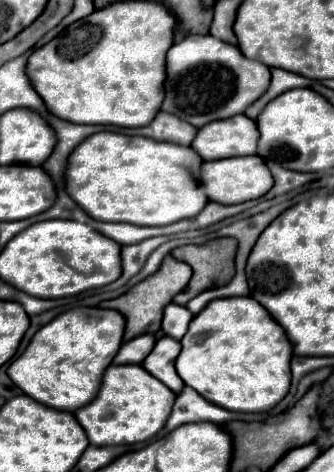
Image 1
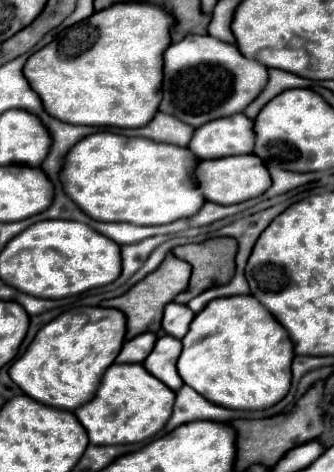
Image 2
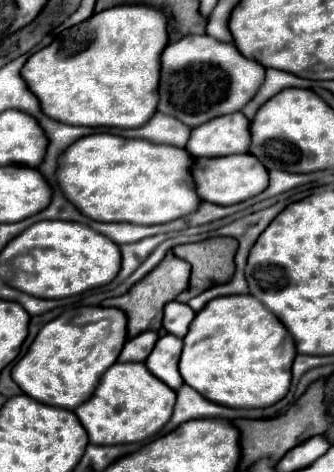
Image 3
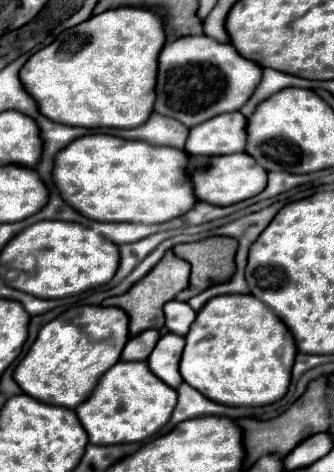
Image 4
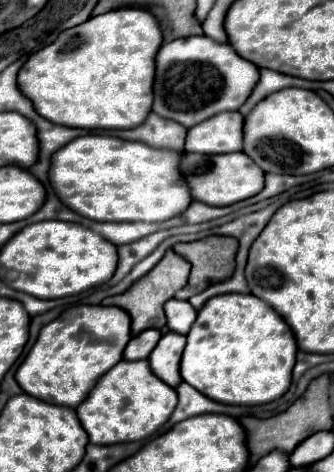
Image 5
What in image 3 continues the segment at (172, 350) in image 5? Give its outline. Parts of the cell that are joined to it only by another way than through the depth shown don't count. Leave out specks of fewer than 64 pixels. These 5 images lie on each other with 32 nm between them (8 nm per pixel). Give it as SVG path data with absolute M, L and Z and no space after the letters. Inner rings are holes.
M164 334L152 354L148 356L148 360L144 362L146 368L156 376L160 378L164 384L168 384L172 390L178 390L184 380L178 372L178 360L180 360L180 352L182 352L182 340L172 336L172 334Z

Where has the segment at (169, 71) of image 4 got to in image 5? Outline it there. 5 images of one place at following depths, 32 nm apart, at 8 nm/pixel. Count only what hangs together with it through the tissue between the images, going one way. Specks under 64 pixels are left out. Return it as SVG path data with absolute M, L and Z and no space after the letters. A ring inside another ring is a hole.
M190 36L168 42L156 56L156 82L152 110L192 128L220 112L238 110L260 80L260 68L234 52L230 44L220 44L208 36Z

